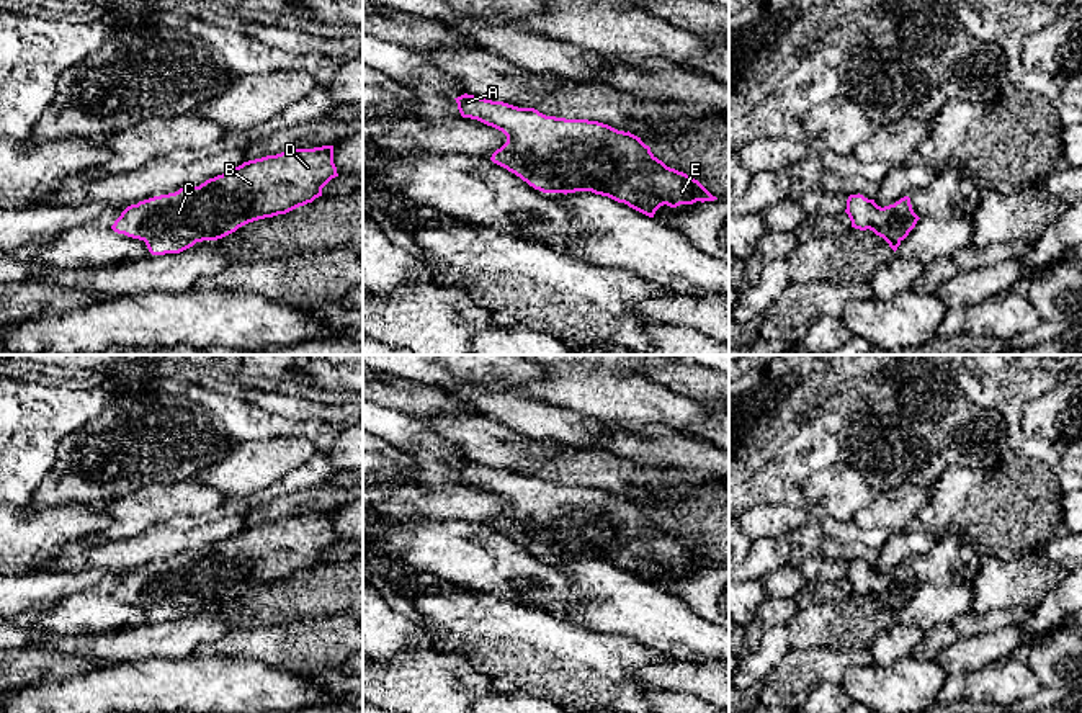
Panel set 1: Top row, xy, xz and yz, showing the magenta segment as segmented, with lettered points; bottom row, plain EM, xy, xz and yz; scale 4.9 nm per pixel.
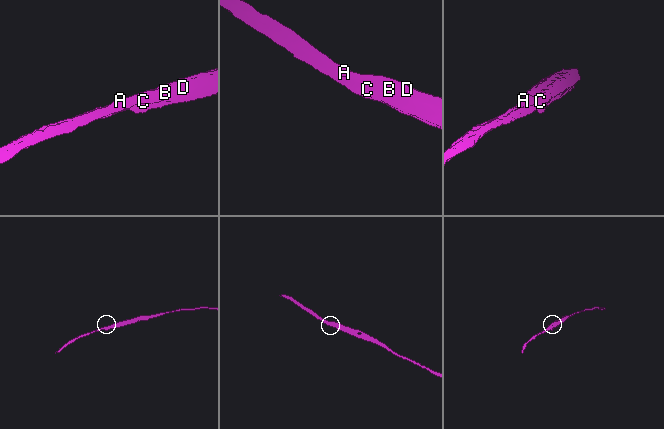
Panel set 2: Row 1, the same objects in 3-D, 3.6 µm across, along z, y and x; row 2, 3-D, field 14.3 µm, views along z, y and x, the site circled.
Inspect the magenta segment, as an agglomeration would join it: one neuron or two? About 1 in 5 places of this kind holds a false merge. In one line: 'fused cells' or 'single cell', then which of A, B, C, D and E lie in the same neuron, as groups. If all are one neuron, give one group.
single cell; A B C D E

